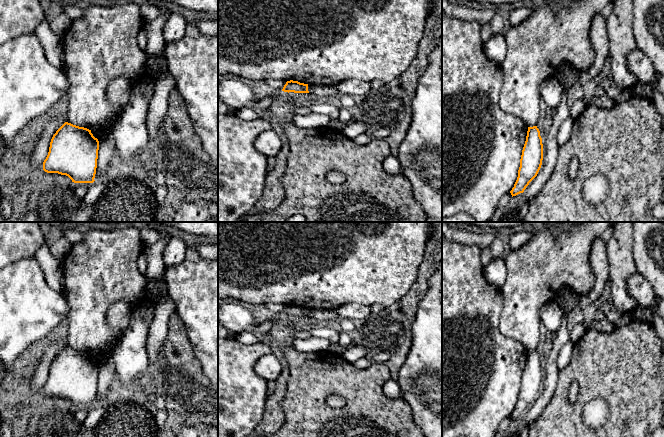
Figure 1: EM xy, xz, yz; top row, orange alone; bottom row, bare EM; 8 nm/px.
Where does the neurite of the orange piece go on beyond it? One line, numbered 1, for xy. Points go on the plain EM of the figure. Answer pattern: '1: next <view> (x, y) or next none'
1: next none

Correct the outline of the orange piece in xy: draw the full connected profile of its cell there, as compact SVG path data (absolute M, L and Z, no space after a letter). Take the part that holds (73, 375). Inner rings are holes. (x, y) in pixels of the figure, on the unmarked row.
M65 346L53 359L49 376L43 386L47 397L58 397L68 400L74 407L93 407L95 404L99 365L91 354Z

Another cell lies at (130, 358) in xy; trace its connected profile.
M154 301L143 302L142 307L134 314L126 333L112 350L111 355L115 365L114 386L127 390L135 389L138 387L139 378L146 373L149 364L146 343L148 331L154 319L155 308Z

